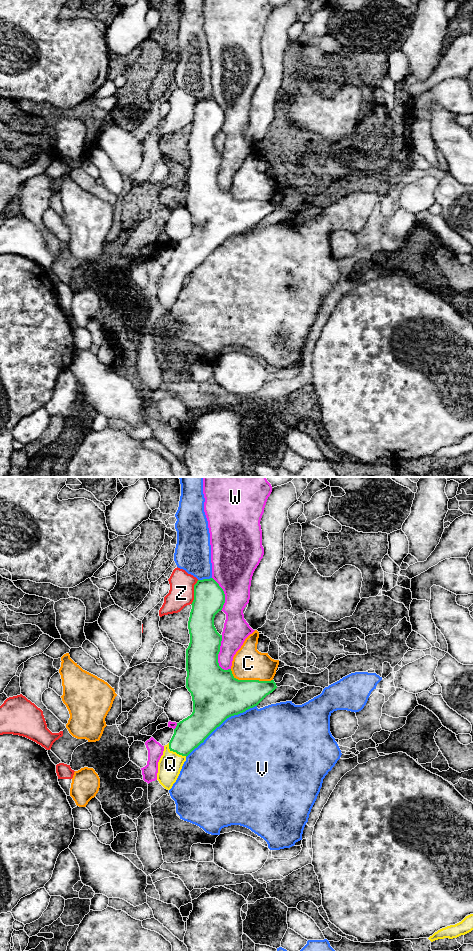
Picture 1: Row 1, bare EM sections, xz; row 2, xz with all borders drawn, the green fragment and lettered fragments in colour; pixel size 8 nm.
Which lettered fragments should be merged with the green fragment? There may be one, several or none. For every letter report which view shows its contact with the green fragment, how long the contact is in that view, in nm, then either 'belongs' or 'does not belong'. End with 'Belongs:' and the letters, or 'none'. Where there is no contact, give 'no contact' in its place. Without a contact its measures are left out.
C: xz | 360 nm | does not belong
Q: xz | 190 nm | belongs
V: xz | 700 nm | does not belong
W: xz | 300 nm | does not belong
Z: xz | 200 nm | does not belong
Belongs: Q

